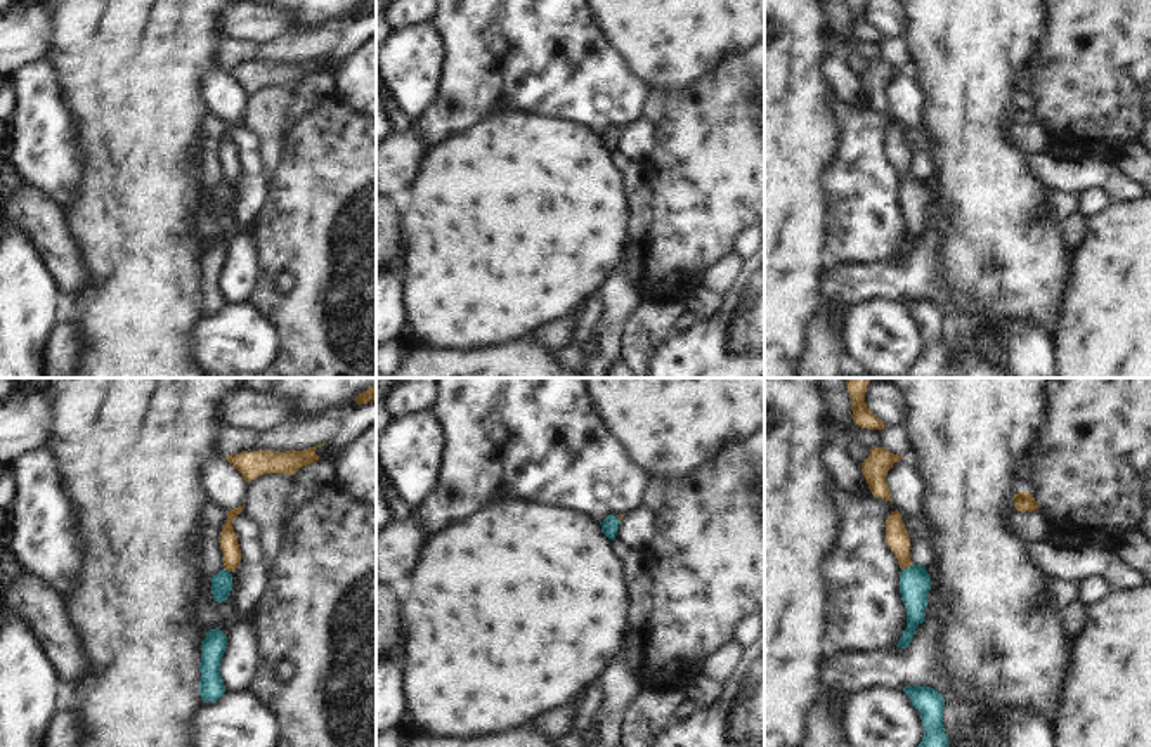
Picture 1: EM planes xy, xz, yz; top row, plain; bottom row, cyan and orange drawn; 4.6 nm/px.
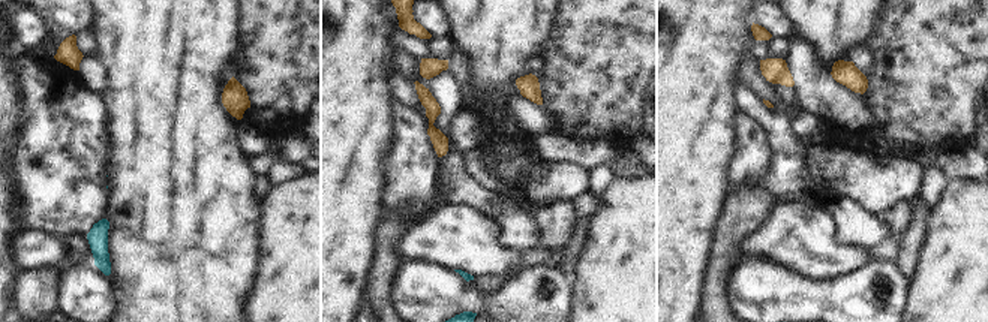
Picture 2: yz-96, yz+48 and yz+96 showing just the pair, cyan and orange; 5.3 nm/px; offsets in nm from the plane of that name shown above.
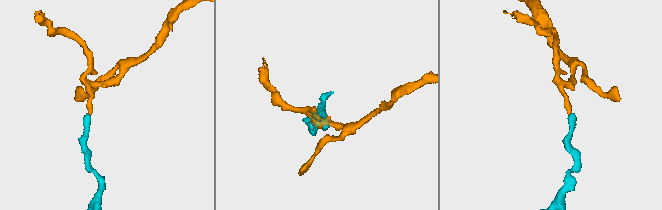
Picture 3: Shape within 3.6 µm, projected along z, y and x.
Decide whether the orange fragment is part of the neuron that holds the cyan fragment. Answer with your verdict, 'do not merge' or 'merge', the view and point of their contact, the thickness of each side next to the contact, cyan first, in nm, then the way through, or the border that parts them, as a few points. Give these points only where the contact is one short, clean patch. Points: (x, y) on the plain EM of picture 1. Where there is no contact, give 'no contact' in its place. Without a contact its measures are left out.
merge; meets cyan in yz at (907, 179); 140 nm thick on the cyan side, 110 nm on the other; runs through yz (914, 193), (907, 179), (897, 149)

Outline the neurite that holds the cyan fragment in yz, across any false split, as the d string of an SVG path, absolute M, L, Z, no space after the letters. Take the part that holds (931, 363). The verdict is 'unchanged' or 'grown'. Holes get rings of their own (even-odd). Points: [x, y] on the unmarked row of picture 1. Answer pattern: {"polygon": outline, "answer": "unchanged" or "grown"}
{"polygon": "M905 298L912 317L920 324L924 348L907 378L941 378L948 359L948 348L943 340L945 310L931 298Z", "answer": "unchanged"}

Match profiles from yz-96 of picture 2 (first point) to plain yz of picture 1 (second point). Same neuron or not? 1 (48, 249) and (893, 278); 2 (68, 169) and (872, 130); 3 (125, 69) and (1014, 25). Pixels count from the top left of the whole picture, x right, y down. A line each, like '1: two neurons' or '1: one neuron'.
1: one neuron
2: one neuron
3: one neuron

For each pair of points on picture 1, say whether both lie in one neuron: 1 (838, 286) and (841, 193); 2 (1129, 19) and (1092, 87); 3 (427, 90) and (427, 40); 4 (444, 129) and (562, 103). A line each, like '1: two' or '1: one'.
1: two
2: one
3: one
4: one

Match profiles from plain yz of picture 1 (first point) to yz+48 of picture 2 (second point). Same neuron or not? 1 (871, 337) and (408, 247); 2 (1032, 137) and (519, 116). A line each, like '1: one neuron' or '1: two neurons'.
1: two neurons
2: one neuron

